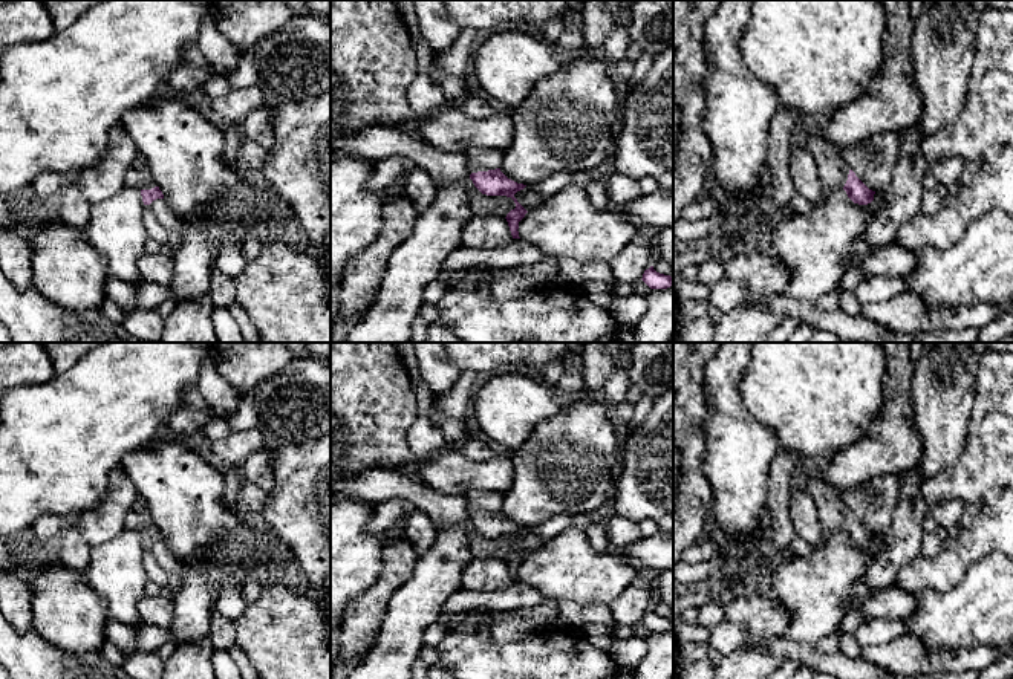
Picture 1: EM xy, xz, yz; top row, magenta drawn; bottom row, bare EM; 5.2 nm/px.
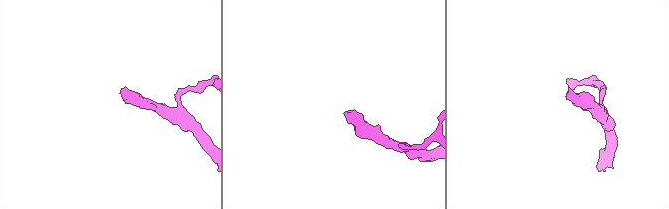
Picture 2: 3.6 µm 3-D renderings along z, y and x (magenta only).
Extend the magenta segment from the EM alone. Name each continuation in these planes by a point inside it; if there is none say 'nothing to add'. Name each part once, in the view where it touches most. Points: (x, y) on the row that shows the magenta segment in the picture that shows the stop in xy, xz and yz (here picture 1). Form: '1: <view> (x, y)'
1: xz (478, 159)

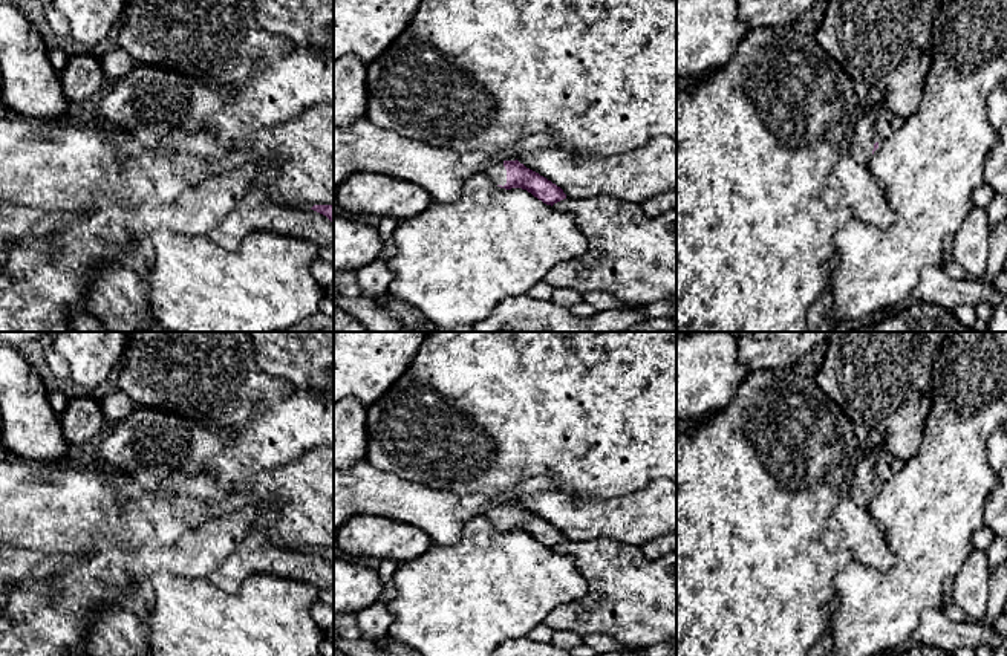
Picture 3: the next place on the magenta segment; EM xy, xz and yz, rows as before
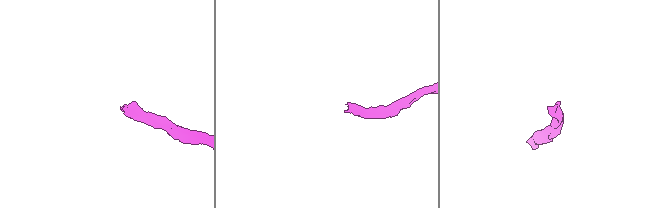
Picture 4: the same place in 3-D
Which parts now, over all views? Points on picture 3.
1: xz (498, 173)

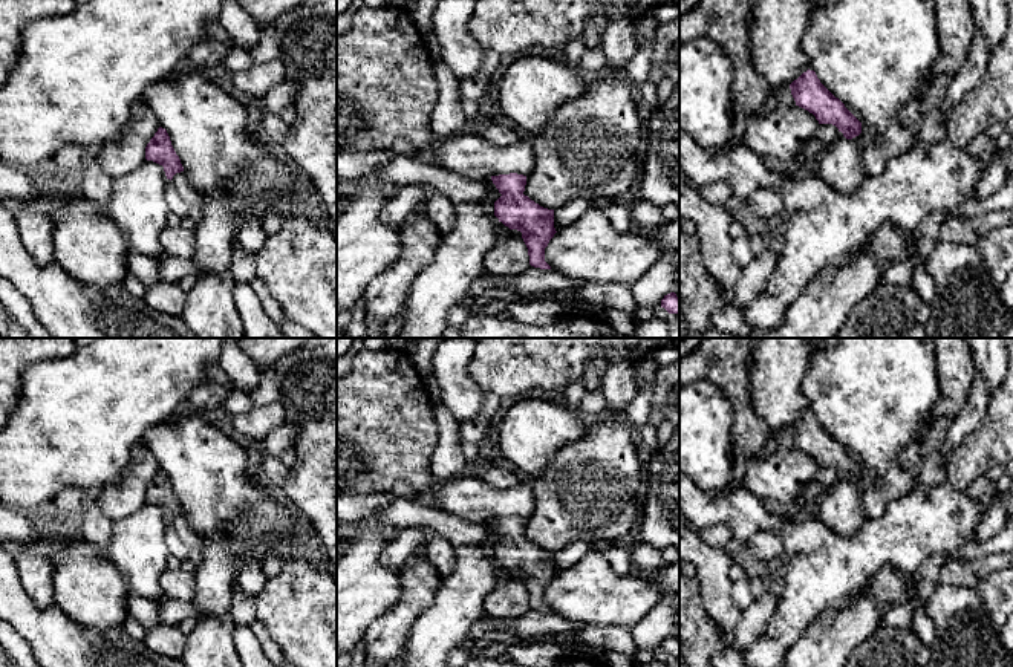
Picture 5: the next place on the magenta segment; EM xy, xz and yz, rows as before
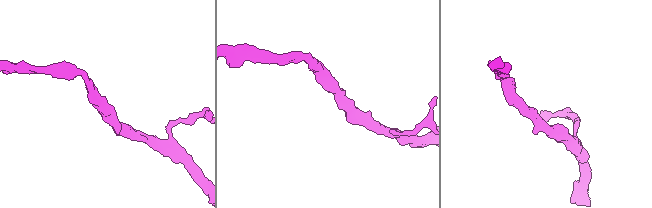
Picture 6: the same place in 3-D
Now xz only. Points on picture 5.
nothing to add

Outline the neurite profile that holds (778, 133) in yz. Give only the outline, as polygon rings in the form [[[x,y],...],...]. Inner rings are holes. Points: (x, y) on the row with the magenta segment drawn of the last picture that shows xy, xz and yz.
[[[771,104],[765,115],[759,113],[748,124],[744,144],[762,158],[788,161],[819,125],[816,116],[799,106]]]

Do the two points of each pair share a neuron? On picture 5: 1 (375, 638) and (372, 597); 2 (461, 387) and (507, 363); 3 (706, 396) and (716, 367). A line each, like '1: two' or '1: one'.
1: two
2: two
3: two

